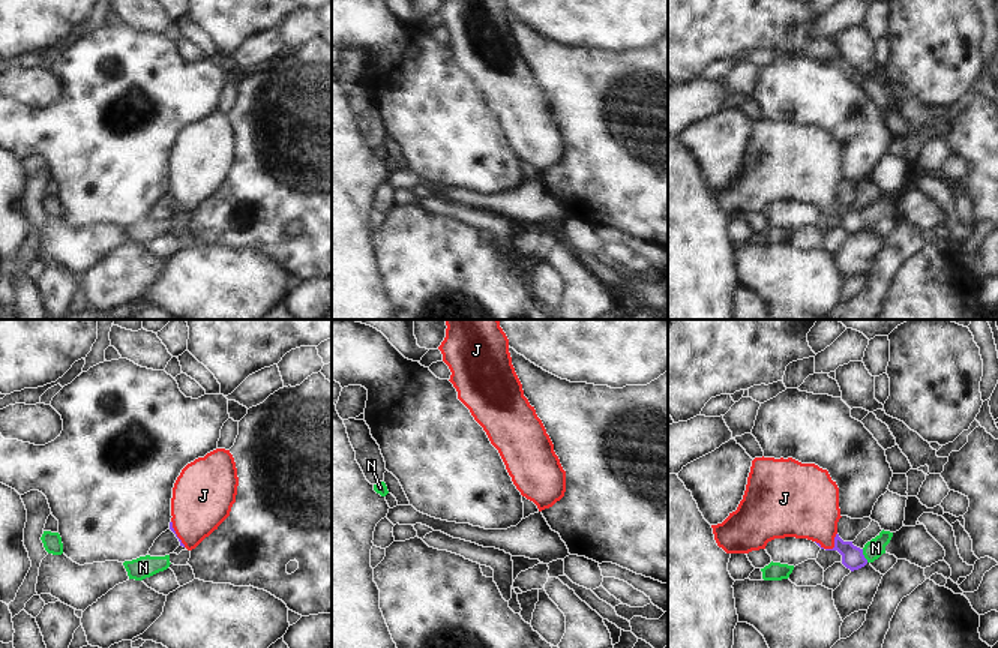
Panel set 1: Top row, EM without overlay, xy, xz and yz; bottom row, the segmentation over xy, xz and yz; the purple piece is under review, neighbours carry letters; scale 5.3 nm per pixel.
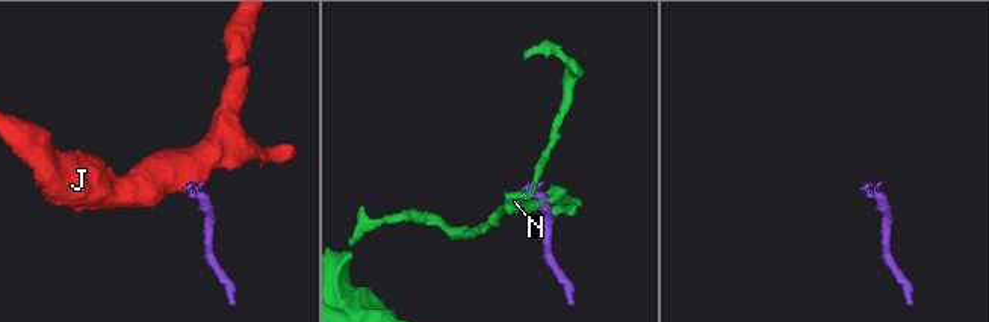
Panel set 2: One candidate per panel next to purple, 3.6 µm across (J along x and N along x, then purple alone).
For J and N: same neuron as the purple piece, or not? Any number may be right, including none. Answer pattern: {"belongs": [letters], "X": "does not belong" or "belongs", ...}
{"belongs": ["J"], "J": "belongs", "N": "does not belong"}

